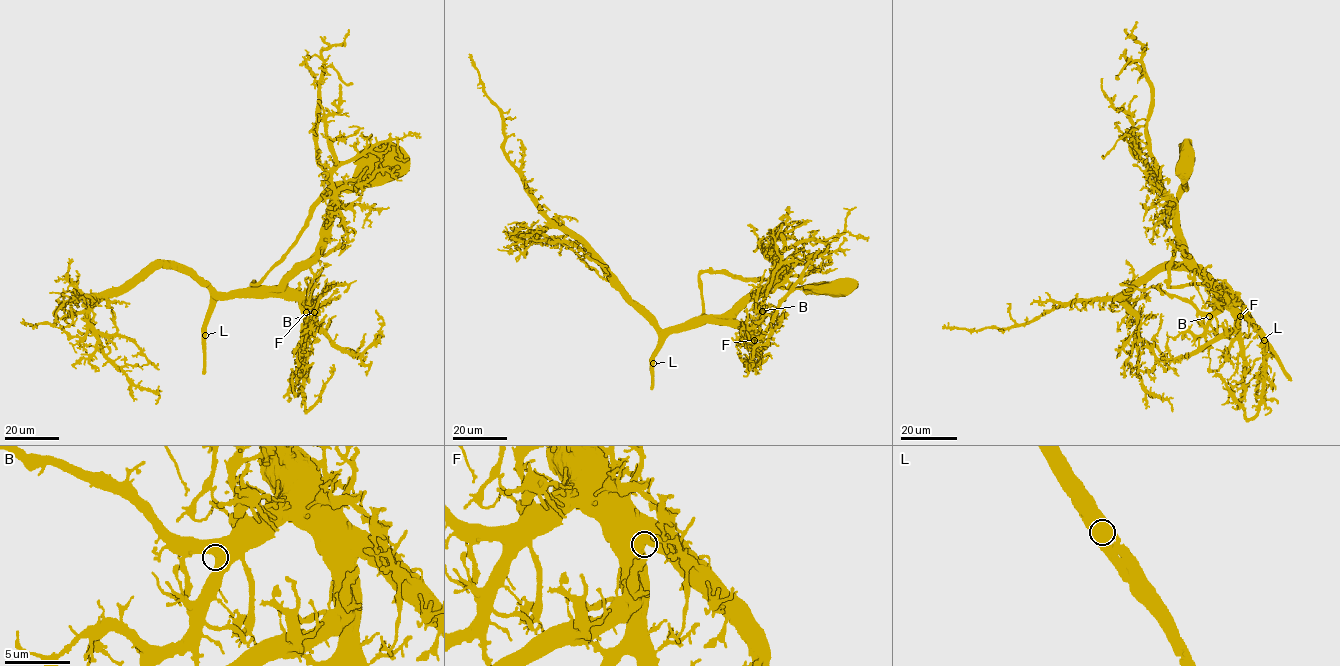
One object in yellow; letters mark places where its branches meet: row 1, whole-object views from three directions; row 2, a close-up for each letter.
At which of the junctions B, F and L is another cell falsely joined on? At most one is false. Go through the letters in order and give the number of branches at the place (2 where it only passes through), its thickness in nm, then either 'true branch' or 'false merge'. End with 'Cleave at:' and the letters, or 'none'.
B: branches 1; calibre 900 nm; true branch
F: branches 1; calibre 1050 nm; true branch
L: branches 1; calibre 1150 nm; true branch
Cleave at: none

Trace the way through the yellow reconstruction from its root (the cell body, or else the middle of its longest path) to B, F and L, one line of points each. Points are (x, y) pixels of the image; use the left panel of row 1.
B: (383, 160), (340, 181), (315, 207), (287, 253), (258, 283), (251, 283), (299, 296), (314, 312)
F: (383, 160), (340, 181), (315, 207), (287, 253), (258, 283), (251, 283), (290, 293), (306, 312)
L: (383, 160), (340, 181), (315, 207), (297, 241), (251, 289), (221, 296), (206, 335)

